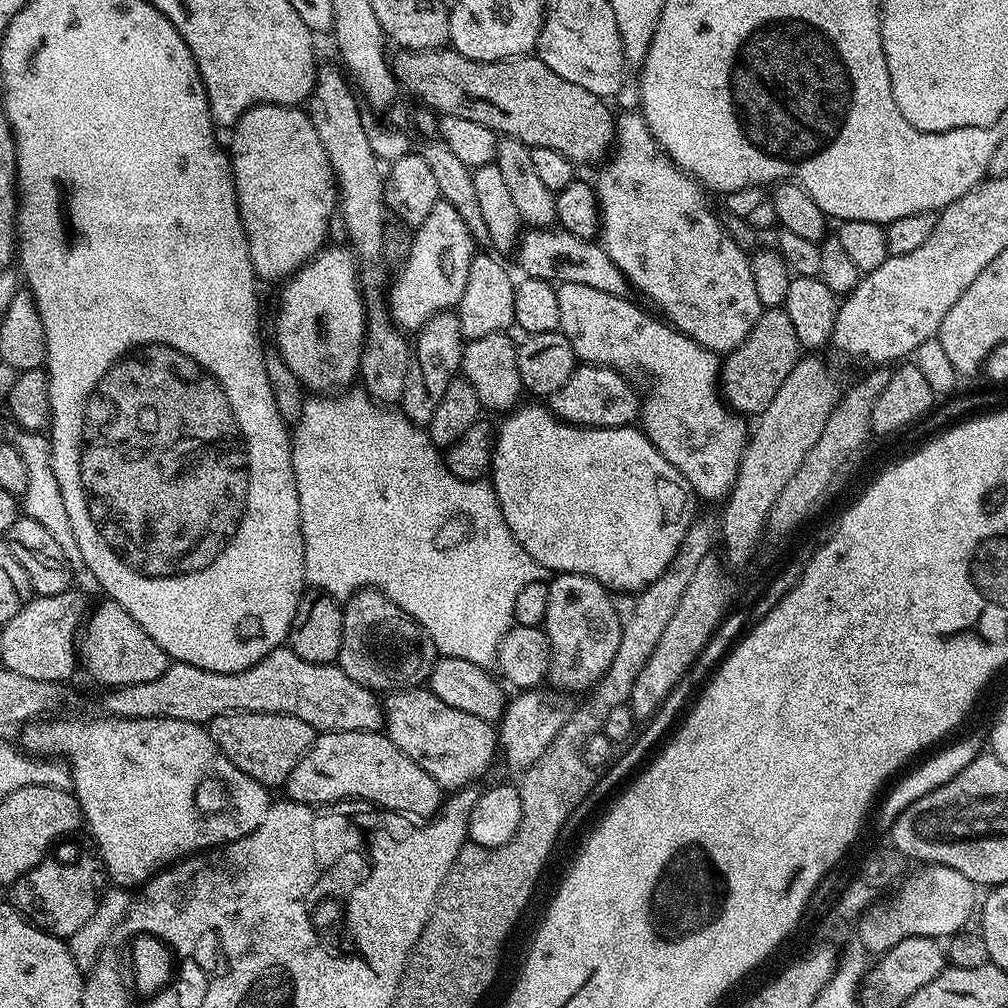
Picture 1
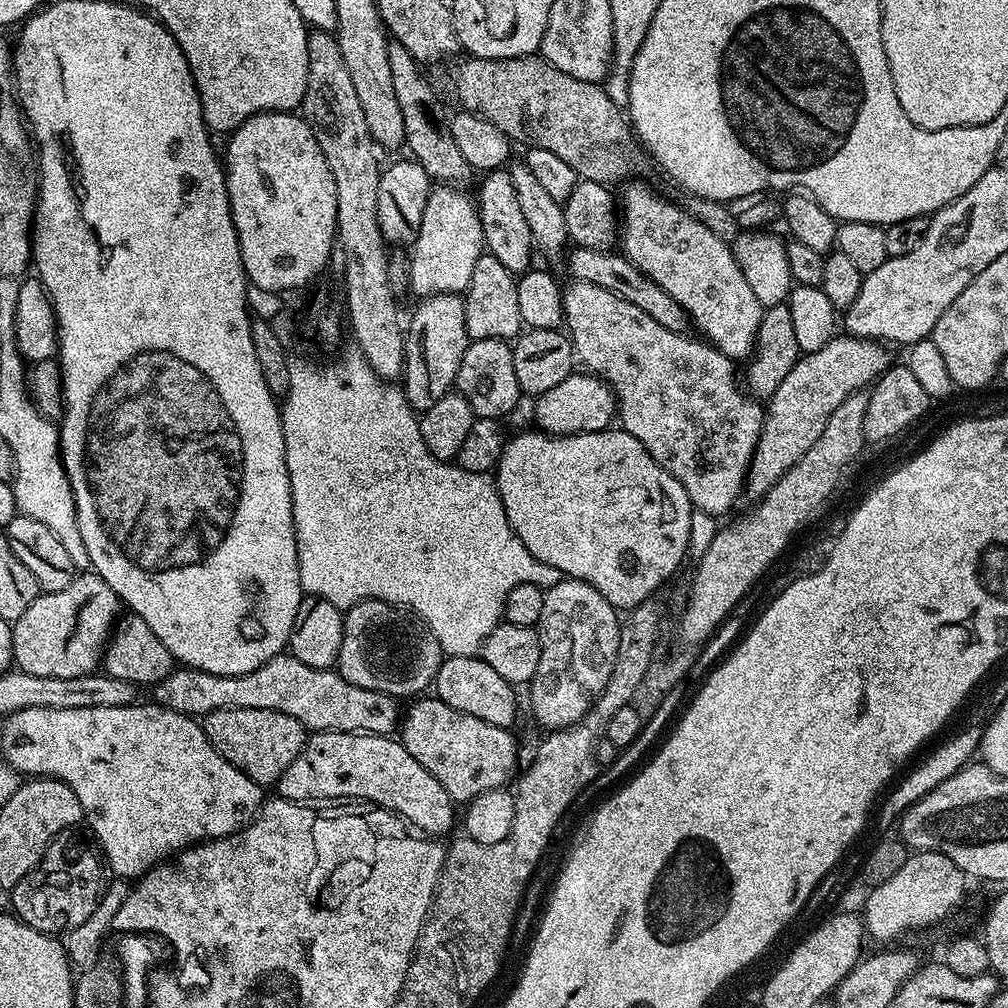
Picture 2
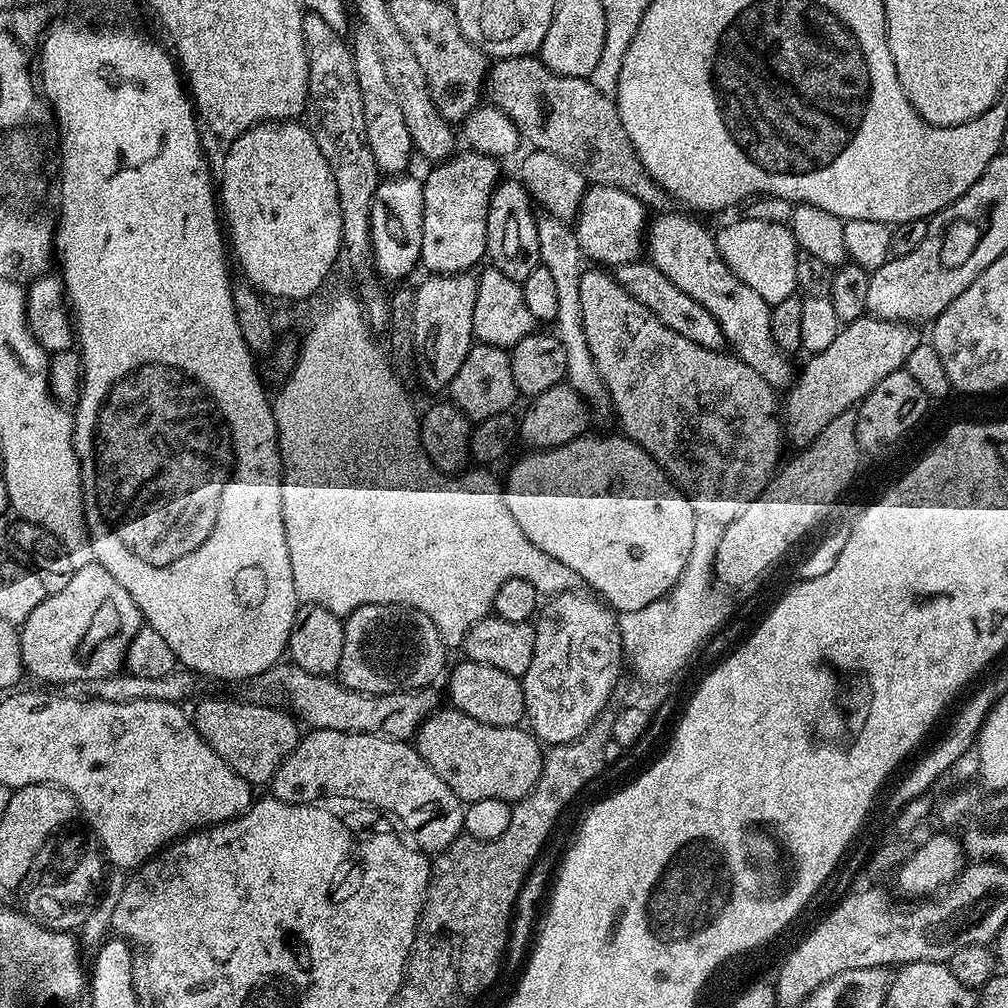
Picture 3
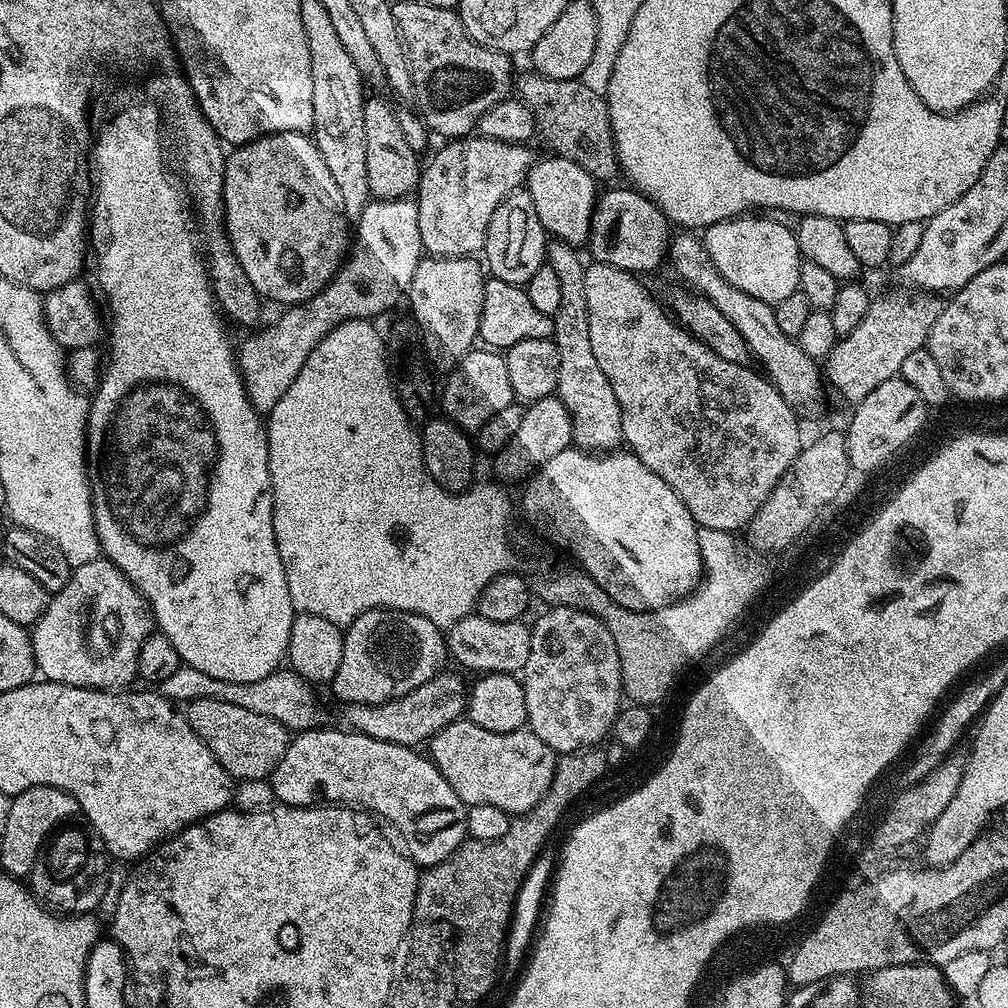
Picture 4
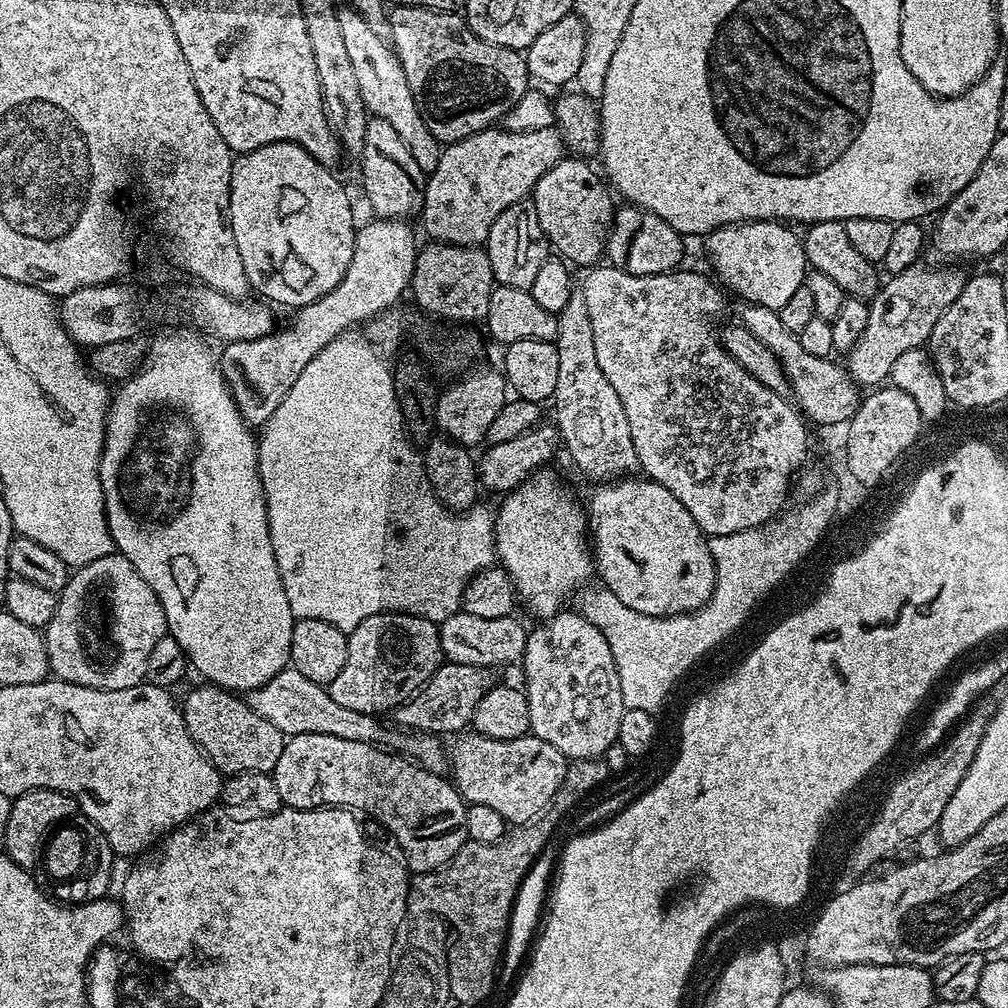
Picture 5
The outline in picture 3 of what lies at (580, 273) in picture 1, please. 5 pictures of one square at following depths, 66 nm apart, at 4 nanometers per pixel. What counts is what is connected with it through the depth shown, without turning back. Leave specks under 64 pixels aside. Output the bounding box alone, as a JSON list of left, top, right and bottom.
[614,258,726,351]

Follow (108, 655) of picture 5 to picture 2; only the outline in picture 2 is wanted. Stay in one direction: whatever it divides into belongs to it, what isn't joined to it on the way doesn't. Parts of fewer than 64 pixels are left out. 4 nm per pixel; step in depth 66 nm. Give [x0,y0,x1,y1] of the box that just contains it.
[12,570,121,678]

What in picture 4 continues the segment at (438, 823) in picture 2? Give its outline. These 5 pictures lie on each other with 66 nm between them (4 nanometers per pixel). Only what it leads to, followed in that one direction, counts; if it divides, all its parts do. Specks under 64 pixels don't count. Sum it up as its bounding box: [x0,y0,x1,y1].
[270,726,468,866]

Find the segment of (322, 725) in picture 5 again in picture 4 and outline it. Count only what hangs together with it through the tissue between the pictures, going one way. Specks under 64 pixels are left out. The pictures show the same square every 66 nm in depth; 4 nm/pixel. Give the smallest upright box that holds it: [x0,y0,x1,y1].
[158,666,324,734]

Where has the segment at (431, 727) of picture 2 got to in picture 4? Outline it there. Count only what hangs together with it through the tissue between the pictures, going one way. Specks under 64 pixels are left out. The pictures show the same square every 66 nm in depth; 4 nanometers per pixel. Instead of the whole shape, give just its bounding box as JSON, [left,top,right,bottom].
[426,718,558,818]

